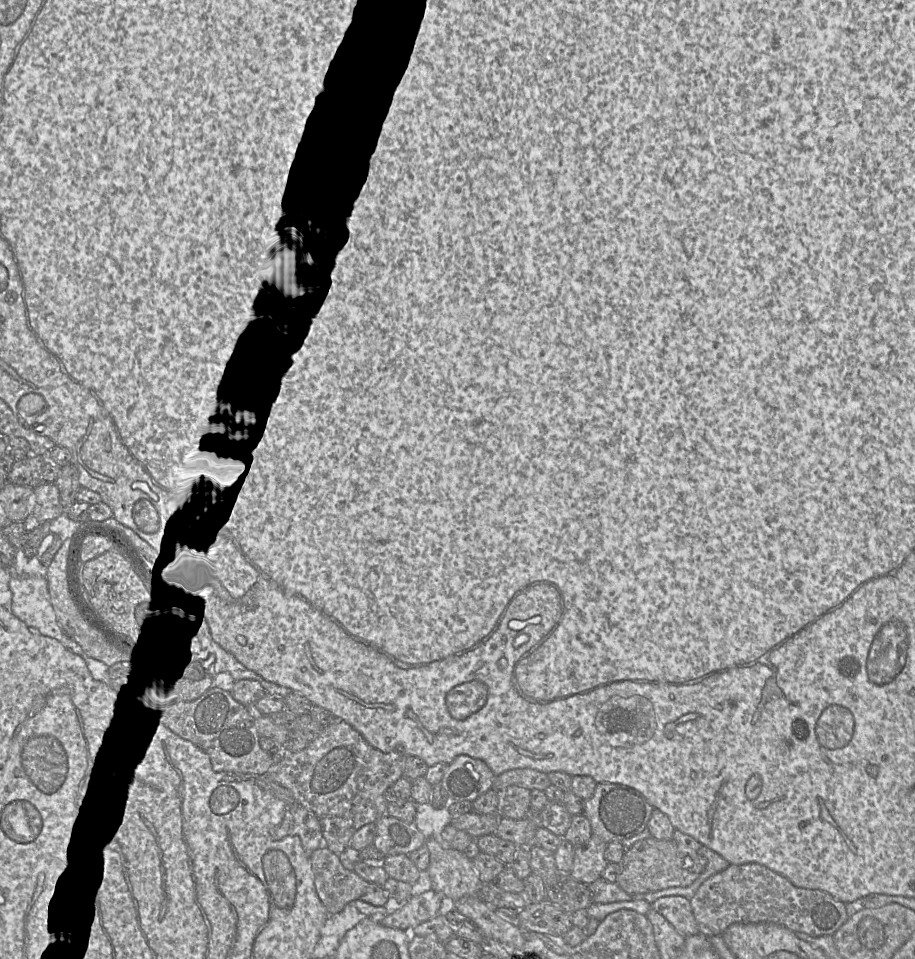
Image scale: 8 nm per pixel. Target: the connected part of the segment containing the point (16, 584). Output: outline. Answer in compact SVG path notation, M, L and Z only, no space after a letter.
M13 575L9 587L12 592L9 610L14 616L23 621L29 629L52 637L73 653L84 659L88 658L82 647L71 639L58 623L45 577Z

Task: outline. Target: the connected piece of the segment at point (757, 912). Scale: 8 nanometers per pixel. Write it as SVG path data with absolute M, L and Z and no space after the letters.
M758 863L730 864L704 881L690 904L700 932L709 937L721 935L735 923L775 923L813 937L833 936L849 918L845 903L822 890L797 887Z

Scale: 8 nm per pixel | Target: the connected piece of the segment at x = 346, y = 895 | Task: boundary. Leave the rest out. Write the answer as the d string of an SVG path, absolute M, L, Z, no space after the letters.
M322 846L309 854L314 873L314 884L317 895L329 914L337 914L350 902L361 900L374 906L384 906L389 898L385 890L377 884L362 879L353 870L343 867L338 855Z

